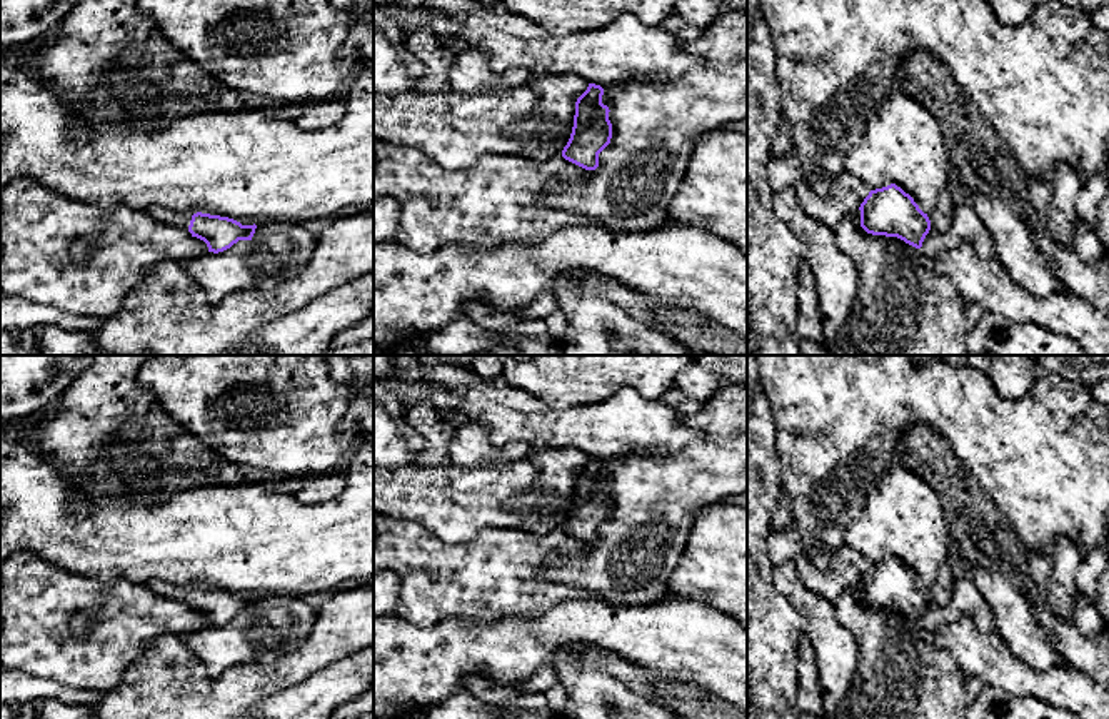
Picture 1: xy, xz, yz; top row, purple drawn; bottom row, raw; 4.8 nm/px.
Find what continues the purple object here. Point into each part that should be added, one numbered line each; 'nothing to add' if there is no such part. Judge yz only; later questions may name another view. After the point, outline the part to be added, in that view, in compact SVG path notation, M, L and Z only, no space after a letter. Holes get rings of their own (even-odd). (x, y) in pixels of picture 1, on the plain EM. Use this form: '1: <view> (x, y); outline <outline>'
1: yz (941, 591); outline M949 561L941 566L937 581L927 587L932 604L946 606L951 602L957 571Z

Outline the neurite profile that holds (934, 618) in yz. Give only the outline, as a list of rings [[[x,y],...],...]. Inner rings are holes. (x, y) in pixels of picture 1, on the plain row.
[[[967,569],[957,571],[951,602],[946,606],[931,602],[922,616],[921,626],[929,634],[962,617],[969,617],[981,629],[994,631],[991,607],[979,594]]]

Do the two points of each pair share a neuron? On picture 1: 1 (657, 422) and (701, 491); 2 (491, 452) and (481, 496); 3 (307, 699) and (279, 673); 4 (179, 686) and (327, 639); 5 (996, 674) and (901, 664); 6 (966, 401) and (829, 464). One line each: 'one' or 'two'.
1: two
2: two
3: two
4: one
5: two
6: one

